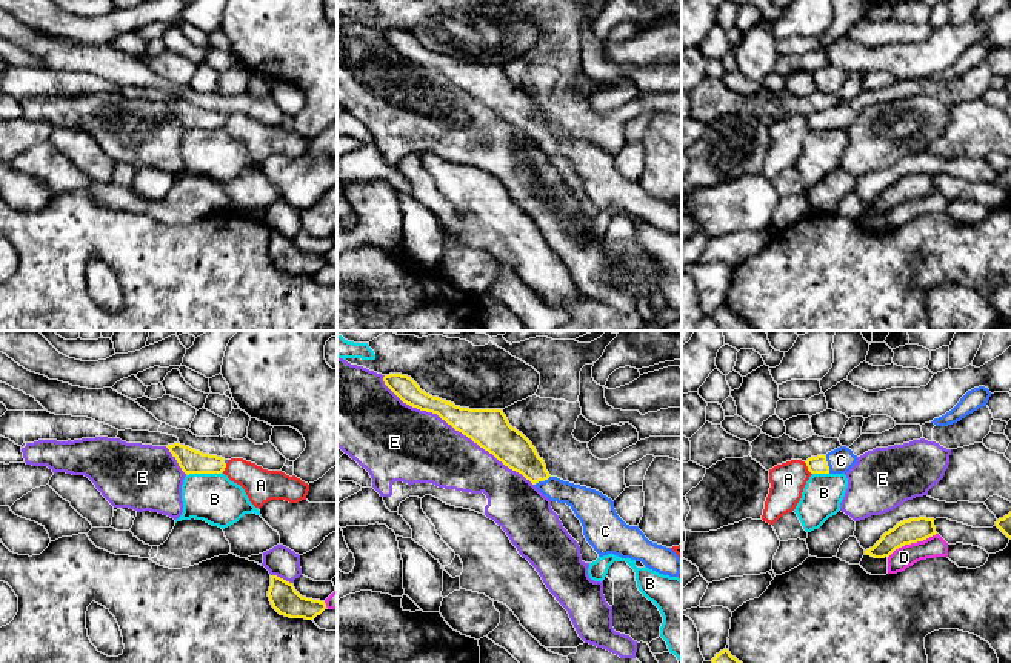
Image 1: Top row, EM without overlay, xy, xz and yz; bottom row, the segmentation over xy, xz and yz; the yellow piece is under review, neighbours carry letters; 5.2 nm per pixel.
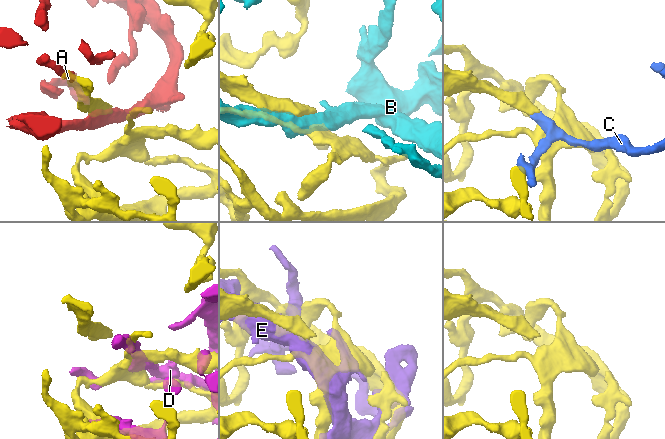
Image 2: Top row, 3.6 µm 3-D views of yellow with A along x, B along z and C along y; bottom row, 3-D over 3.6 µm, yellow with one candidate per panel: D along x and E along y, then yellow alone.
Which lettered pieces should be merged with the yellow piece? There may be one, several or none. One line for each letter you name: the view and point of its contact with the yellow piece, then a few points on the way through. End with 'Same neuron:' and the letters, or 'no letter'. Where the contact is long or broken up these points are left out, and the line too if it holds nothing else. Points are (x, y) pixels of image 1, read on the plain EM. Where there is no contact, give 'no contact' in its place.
C: yz (827, 120) | across yz (816, 120), (827, 120), (840, 116)
Same neuron: C

